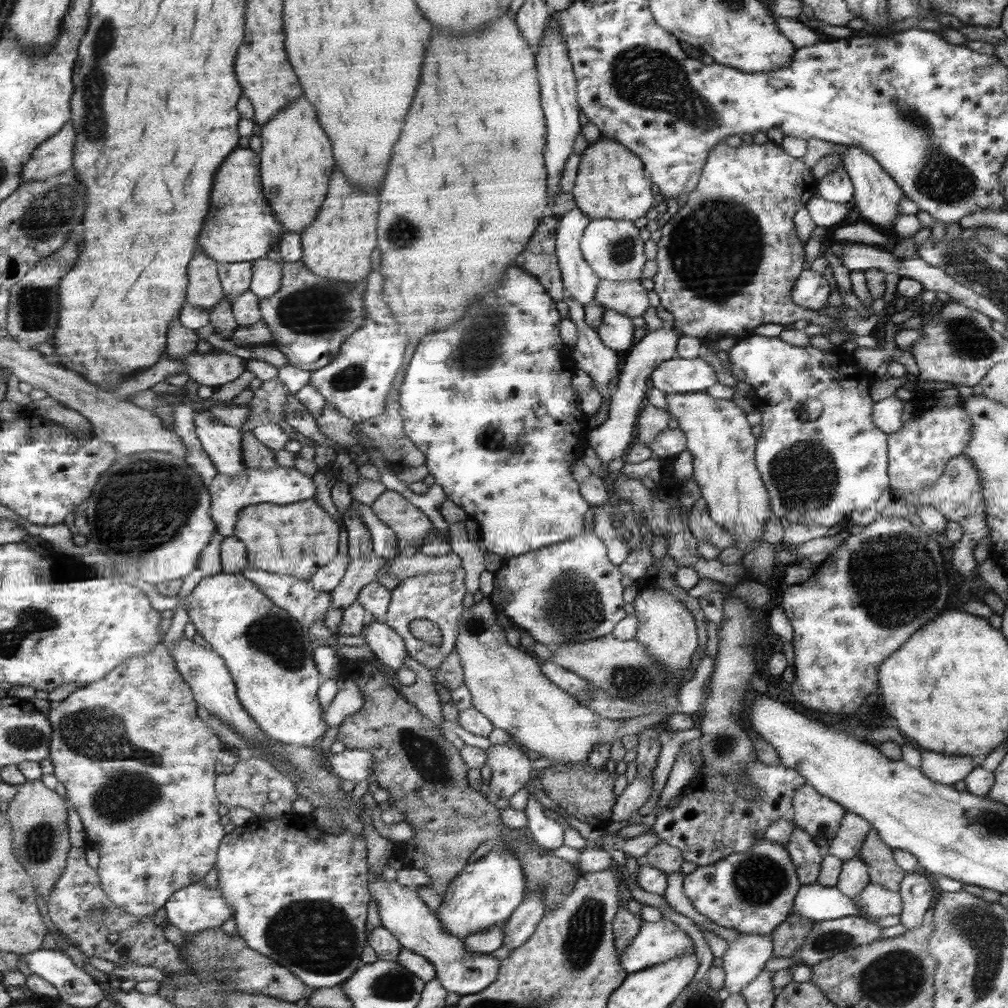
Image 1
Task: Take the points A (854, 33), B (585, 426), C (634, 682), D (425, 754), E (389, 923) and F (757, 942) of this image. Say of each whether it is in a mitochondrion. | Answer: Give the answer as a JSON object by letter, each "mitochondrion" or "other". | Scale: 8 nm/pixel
{"A":"other","B":"other","C":"mitochondrion","D":"mitochondrion","E":"other","F":"other"}

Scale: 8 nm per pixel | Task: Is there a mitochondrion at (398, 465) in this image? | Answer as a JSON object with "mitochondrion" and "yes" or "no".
{"mitochondrion":"no"}

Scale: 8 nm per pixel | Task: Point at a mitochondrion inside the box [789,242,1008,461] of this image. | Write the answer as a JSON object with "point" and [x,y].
{"point":[967,338]}

